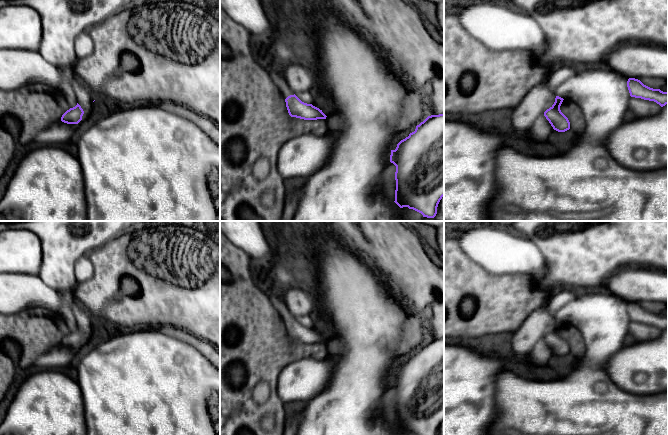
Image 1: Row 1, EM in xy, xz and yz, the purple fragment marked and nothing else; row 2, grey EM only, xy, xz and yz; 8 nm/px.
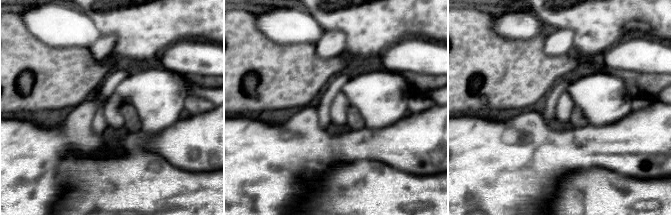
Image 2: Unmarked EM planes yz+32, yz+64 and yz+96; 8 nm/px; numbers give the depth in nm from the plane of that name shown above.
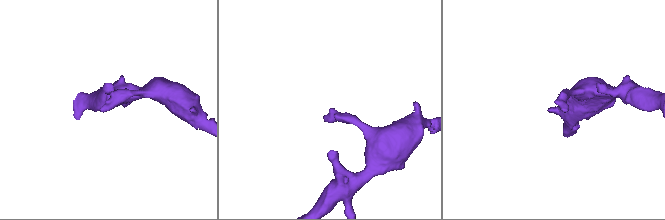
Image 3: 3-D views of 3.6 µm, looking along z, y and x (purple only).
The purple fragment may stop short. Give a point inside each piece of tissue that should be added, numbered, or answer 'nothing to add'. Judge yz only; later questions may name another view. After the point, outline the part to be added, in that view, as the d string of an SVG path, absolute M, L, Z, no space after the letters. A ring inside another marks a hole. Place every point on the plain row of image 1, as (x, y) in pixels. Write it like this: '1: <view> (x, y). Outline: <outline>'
nothing to add

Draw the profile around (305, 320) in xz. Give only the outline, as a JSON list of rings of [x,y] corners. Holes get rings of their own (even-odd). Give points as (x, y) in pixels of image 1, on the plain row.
[[[303,315],[295,318],[302,326],[312,328],[313,321],[309,315]]]

